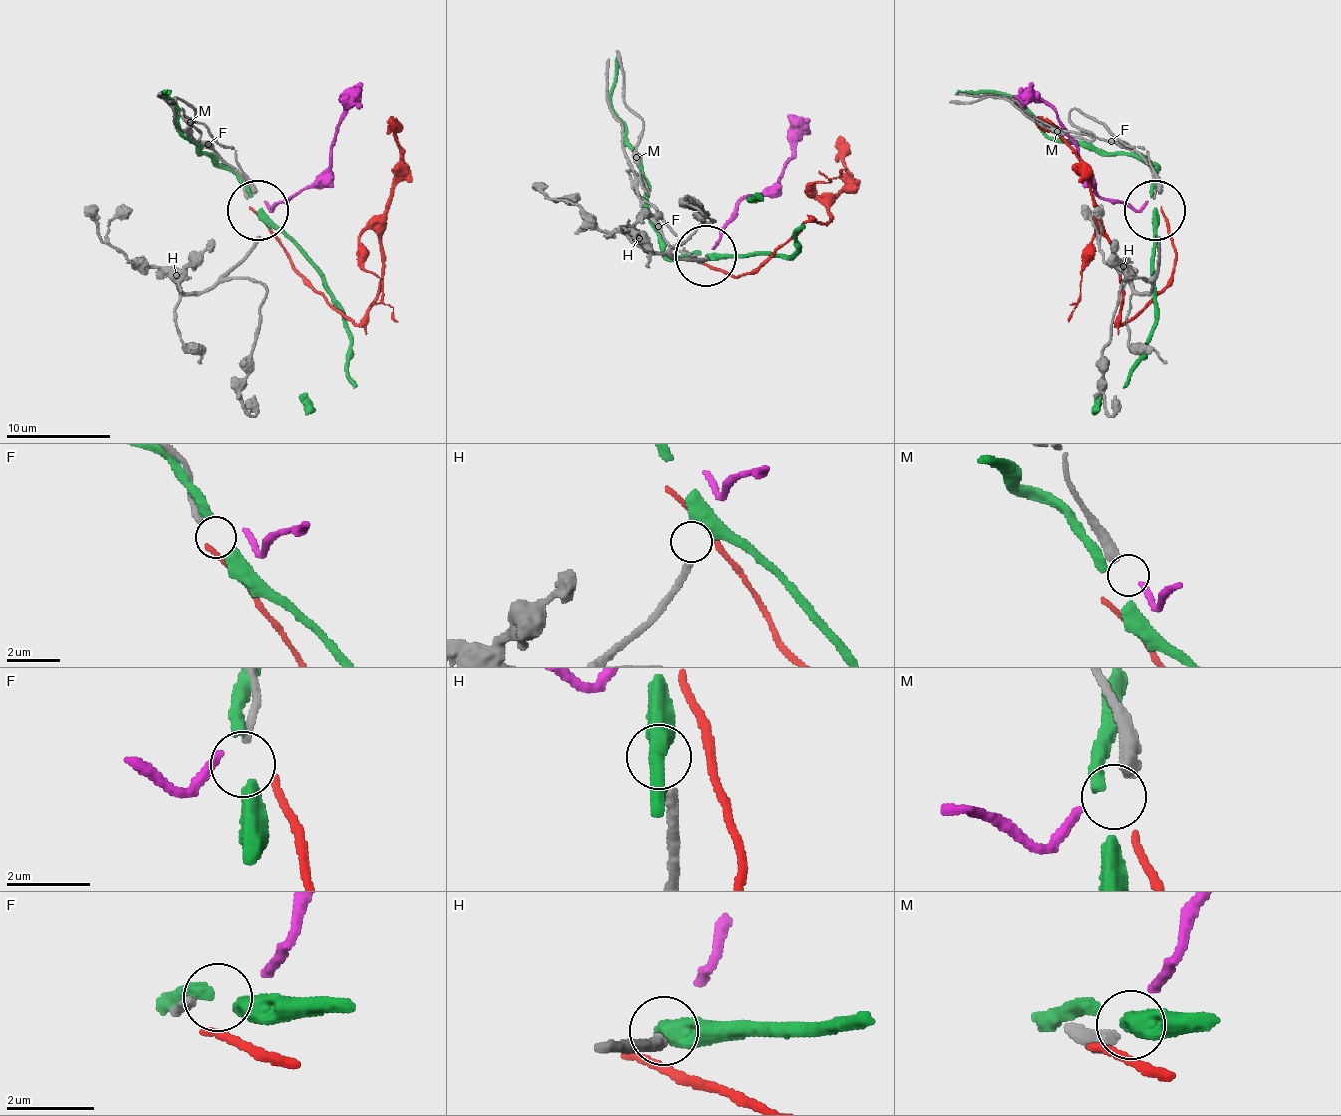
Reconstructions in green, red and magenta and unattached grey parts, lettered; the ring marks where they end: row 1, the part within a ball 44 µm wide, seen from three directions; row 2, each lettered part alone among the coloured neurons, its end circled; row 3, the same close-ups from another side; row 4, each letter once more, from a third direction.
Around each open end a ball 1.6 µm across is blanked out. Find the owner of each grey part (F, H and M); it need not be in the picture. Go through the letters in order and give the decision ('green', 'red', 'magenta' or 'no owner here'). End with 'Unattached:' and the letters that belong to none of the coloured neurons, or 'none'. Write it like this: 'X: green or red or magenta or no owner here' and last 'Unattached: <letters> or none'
F: no owner here
H: green
M: magenta
Unattached: F

